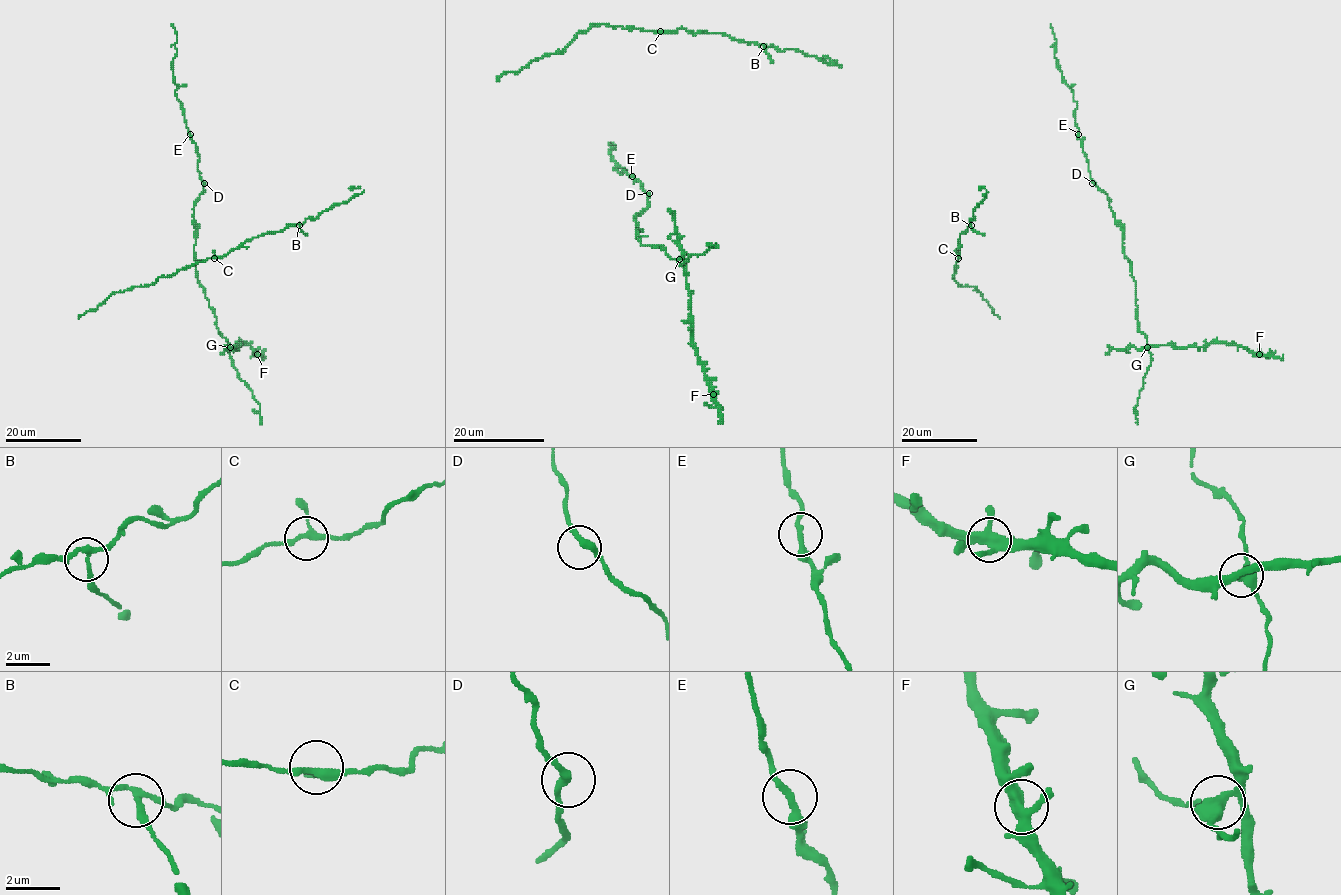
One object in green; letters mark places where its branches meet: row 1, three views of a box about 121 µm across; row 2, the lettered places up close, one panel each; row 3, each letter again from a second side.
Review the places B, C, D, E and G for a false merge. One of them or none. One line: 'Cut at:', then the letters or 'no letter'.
Cut at: G

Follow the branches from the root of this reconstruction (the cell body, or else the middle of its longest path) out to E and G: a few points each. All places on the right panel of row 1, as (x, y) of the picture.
E: (1101, 190), (1091, 178), (1078, 134)
G: (1101, 190), (1108, 196), (1114, 222), (1122, 230), (1125, 256), (1135, 282), (1138, 329), (1146, 337), (1146, 347)

